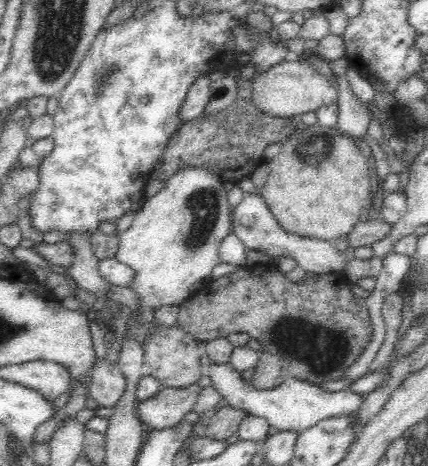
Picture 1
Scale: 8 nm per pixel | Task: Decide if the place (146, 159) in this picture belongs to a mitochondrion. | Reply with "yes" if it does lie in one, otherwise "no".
no

